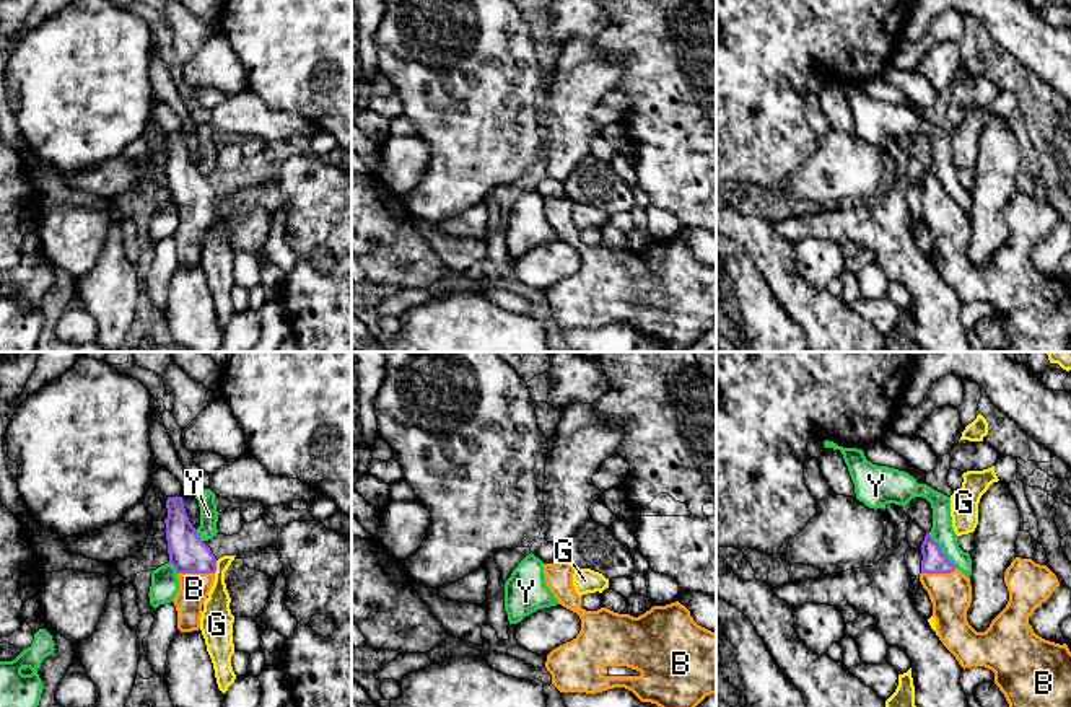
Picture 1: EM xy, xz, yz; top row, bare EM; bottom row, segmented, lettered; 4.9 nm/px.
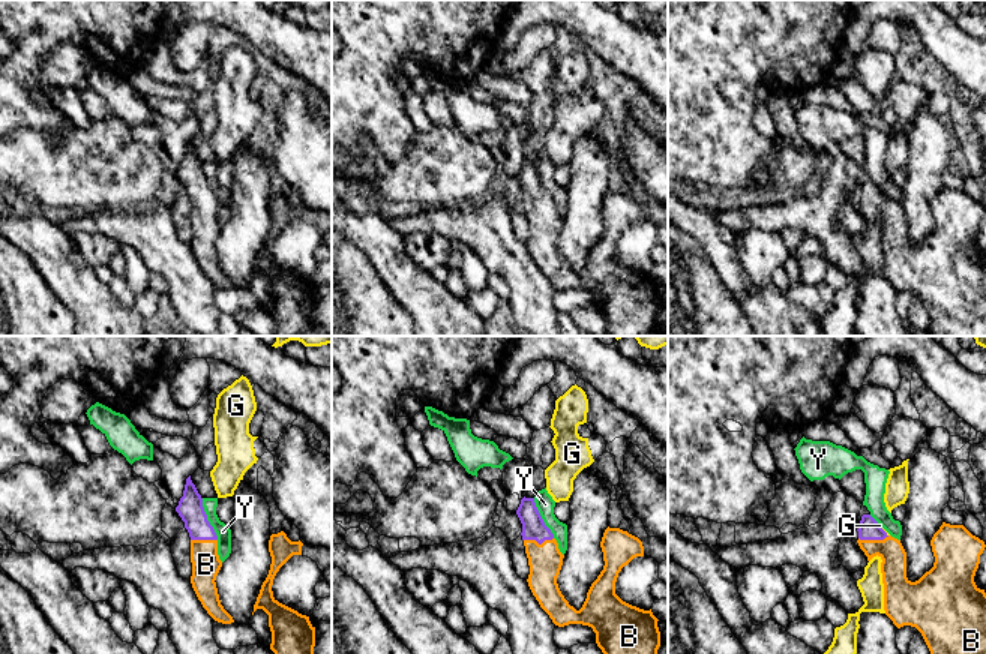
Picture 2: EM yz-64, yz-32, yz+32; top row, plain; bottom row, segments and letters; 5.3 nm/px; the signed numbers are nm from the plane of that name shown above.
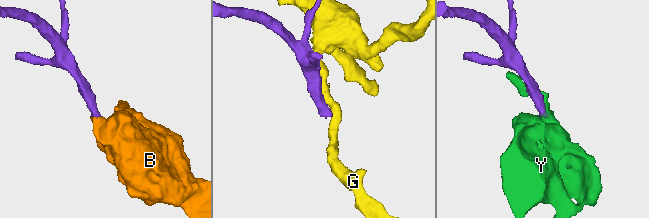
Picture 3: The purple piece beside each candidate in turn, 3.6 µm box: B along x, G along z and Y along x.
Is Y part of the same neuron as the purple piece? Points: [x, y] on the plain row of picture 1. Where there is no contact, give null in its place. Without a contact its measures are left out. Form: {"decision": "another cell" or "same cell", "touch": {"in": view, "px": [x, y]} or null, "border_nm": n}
{"decision": "another cell", "touch": {"in": "yz", "px": [941, 186]}, "border_nm": 220}

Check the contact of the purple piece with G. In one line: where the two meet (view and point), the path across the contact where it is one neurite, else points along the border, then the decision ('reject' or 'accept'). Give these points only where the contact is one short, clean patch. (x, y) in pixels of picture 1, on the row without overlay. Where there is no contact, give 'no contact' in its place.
xy (215, 202) | along xy (217, 196), (214, 207) | reject

